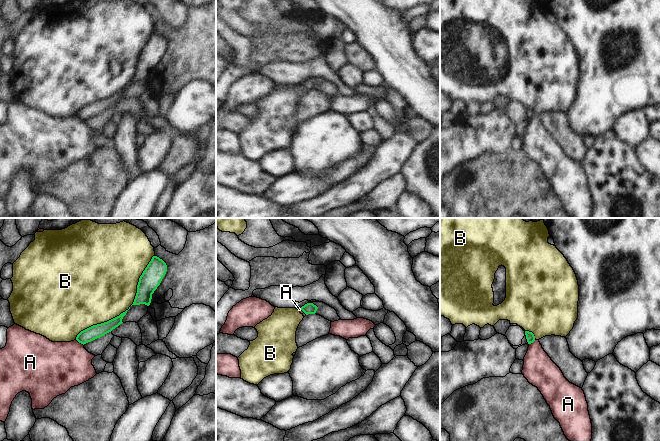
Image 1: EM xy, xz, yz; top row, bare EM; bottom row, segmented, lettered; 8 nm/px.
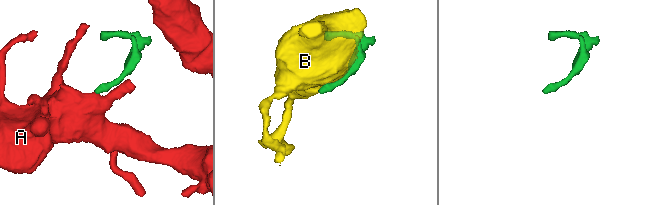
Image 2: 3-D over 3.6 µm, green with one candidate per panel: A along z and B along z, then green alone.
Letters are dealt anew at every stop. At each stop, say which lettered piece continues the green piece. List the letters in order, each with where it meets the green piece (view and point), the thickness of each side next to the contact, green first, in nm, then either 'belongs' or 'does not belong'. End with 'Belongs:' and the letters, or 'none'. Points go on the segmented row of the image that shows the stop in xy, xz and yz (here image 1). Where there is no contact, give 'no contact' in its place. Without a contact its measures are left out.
A: xy (80, 342) | 110/380 nm | does not belong
B: xy (128, 309) | 90/480 nm | does not belong
Belongs: none

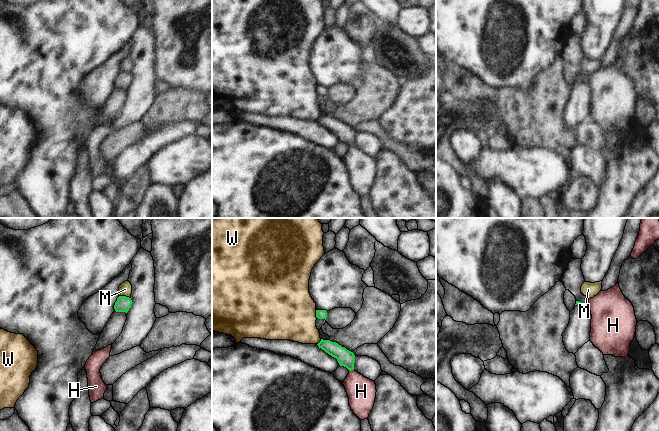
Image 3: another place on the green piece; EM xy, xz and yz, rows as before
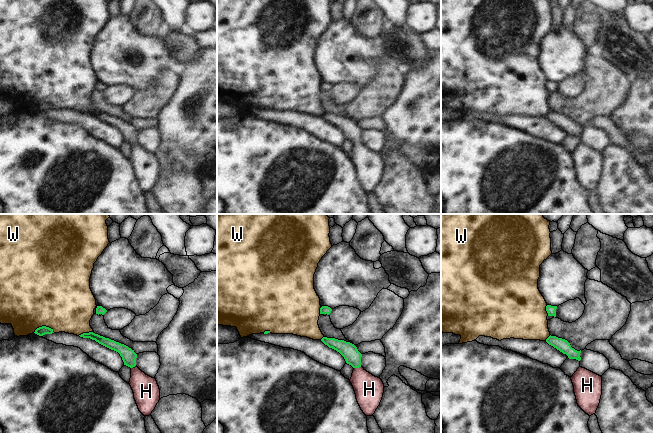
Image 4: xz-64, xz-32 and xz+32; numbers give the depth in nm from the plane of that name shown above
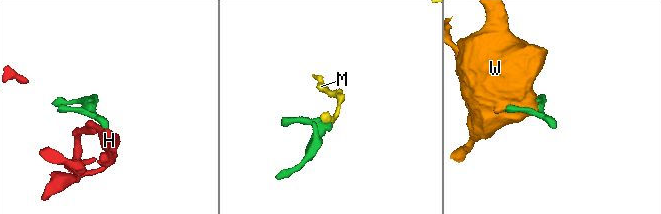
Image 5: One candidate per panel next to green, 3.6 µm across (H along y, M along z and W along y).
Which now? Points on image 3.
H: xz (351, 369) | 140/240 nm | belongs
M: xy (125, 296) | 120/110 nm | does not belong
W: xz (316, 314) | 80/460 nm | does not belong
Belongs: H

